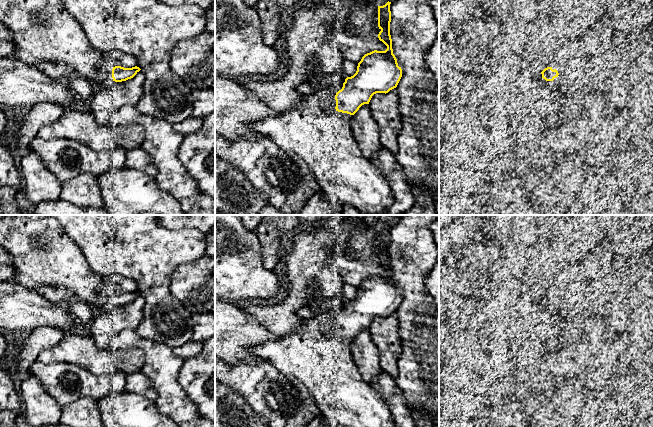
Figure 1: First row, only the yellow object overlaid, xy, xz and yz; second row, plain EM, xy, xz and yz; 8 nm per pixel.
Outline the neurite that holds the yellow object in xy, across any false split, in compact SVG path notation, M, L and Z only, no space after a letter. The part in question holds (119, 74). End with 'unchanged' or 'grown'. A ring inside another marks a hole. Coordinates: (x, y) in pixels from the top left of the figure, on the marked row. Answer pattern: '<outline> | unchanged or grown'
M0 0L0 22L13 33L15 49L12 56L26 64L35 65L39 61L65 64L74 70L76 76L87 79L95 87L107 87L113 81L126 81L141 70L137 66L132 68L113 67L105 54L97 51L91 45L79 21L64 8L61 0Z | grown

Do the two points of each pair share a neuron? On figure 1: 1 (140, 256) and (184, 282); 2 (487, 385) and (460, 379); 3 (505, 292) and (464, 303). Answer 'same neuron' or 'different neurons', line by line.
1: different neurons
2: same neuron
3: same neuron

